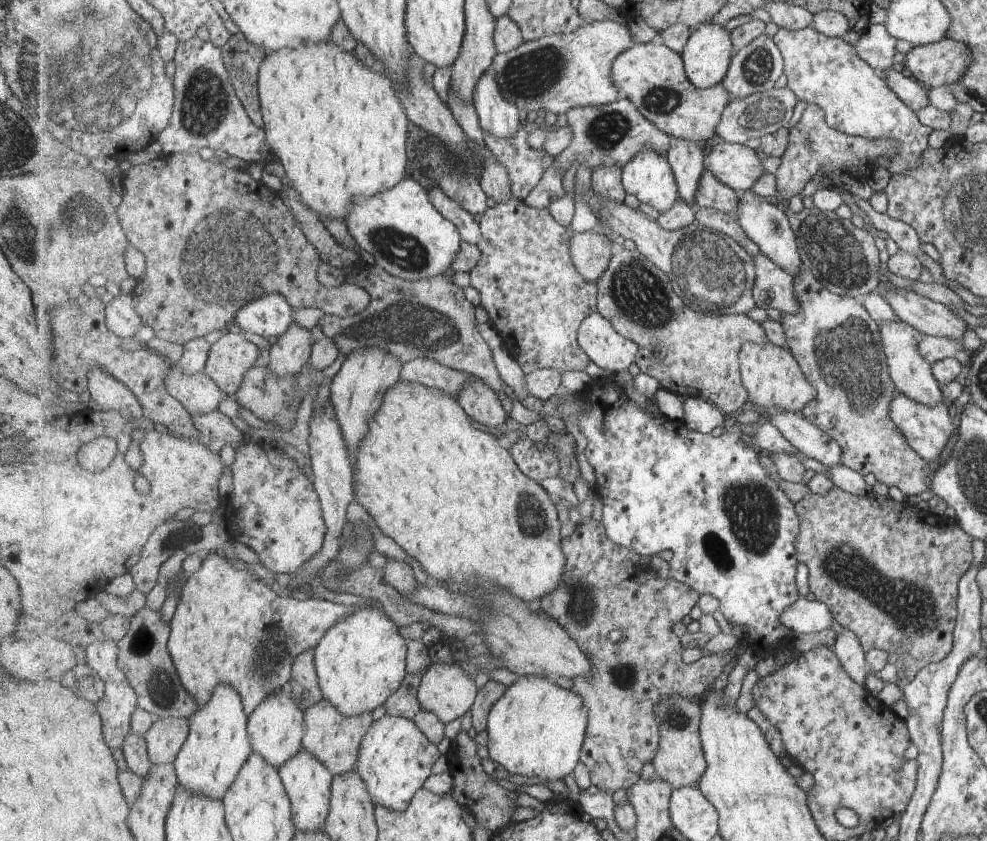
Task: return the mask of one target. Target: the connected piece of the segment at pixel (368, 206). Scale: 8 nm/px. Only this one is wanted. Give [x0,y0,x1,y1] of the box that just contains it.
[345,178,463,282]

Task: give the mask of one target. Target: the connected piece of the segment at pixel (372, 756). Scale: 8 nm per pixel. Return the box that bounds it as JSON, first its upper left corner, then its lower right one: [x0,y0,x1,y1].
[356,714,439,811]

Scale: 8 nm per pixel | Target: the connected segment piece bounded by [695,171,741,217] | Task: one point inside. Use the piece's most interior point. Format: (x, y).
(712, 193)

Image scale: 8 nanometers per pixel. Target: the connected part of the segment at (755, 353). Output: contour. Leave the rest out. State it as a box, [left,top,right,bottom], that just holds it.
[738,341,817,414]

